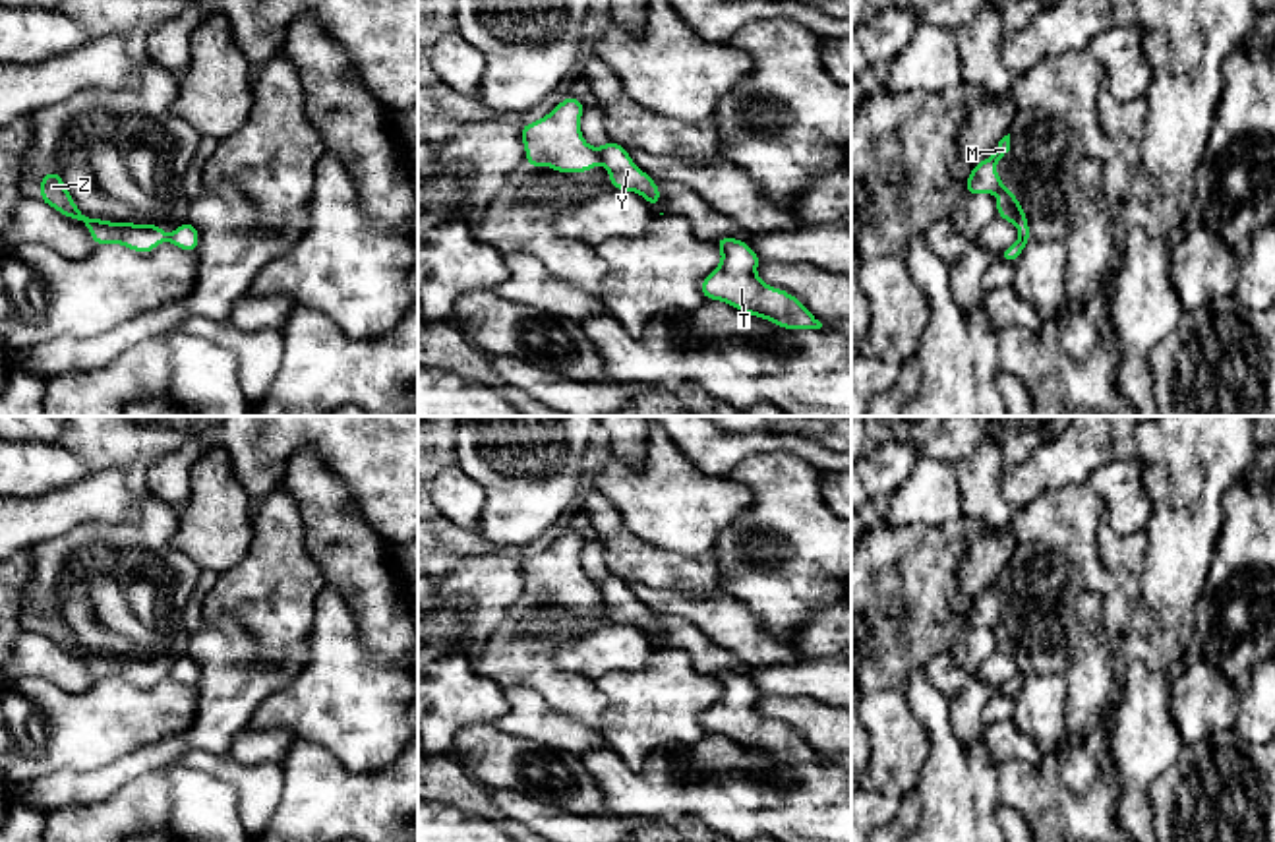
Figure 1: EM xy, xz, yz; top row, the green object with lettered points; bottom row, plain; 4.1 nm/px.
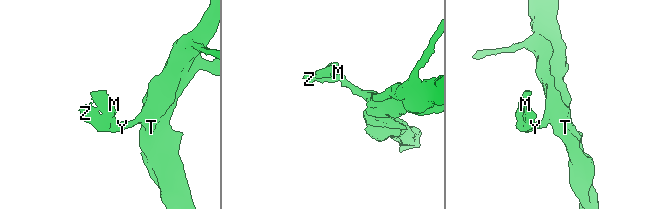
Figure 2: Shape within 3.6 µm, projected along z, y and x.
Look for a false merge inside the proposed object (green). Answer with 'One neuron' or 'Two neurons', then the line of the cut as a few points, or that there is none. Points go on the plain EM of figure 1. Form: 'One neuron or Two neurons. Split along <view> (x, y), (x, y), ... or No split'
Two neurons. Split along xz (594, 583), (598, 593)

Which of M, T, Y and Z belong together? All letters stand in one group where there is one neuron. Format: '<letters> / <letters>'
M Z / T Y

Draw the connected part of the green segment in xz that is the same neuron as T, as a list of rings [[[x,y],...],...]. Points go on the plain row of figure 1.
[[[722,670],[716,679],[722,685],[722,695],[700,716],[700,726],[706,734],[726,736],[782,763],[822,761],[799,732],[758,712],[756,699],[760,691],[747,676]]]

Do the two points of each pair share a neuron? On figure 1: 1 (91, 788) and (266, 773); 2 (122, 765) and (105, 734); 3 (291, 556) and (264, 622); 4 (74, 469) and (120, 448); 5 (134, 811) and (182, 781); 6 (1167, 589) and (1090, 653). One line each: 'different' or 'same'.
1: different
2: different
3: same
4: different
5: different
6: different

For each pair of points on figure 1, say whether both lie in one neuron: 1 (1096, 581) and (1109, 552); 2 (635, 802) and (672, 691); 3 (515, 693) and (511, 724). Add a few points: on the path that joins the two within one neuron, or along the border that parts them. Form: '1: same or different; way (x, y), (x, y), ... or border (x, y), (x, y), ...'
1: different; border (1099, 562), (1130, 601)
2: different; border (695, 742), (658, 748), (639, 771), (606, 744)
3: same; way (515, 701), (515, 717)

